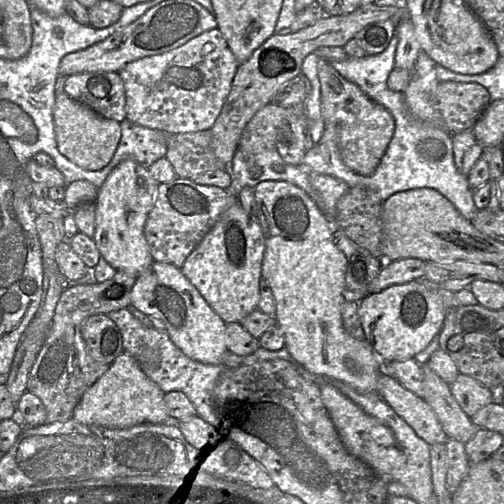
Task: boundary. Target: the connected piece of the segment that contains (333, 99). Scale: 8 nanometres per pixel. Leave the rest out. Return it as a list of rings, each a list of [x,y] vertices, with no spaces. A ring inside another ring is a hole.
[[[319,58],[317,68],[322,119],[325,128],[331,127],[334,130],[343,163],[356,174],[373,174],[393,136],[393,117],[384,106],[370,99],[355,83],[341,76],[328,60]]]

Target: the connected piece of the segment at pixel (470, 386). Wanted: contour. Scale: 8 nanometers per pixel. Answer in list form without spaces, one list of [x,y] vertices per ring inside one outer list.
[[[459,373],[456,380],[449,385],[450,391],[468,417],[473,416],[481,408],[500,401],[494,391],[485,387],[475,379]]]

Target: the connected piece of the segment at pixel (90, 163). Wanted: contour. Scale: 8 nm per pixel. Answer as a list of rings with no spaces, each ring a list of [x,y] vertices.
[[[66,93],[56,96],[53,119],[58,150],[72,163],[88,171],[99,171],[110,163],[122,137],[119,122],[100,116]]]

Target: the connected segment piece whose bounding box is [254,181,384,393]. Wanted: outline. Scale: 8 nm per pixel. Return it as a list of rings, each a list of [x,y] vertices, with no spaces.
[[[264,181],[254,188],[258,222],[265,238],[262,278],[272,290],[276,322],[284,334],[285,348],[310,373],[341,381],[360,393],[376,393],[384,361],[366,341],[349,336],[343,328],[341,307],[347,260],[334,243],[332,224],[305,191],[285,181]]]

